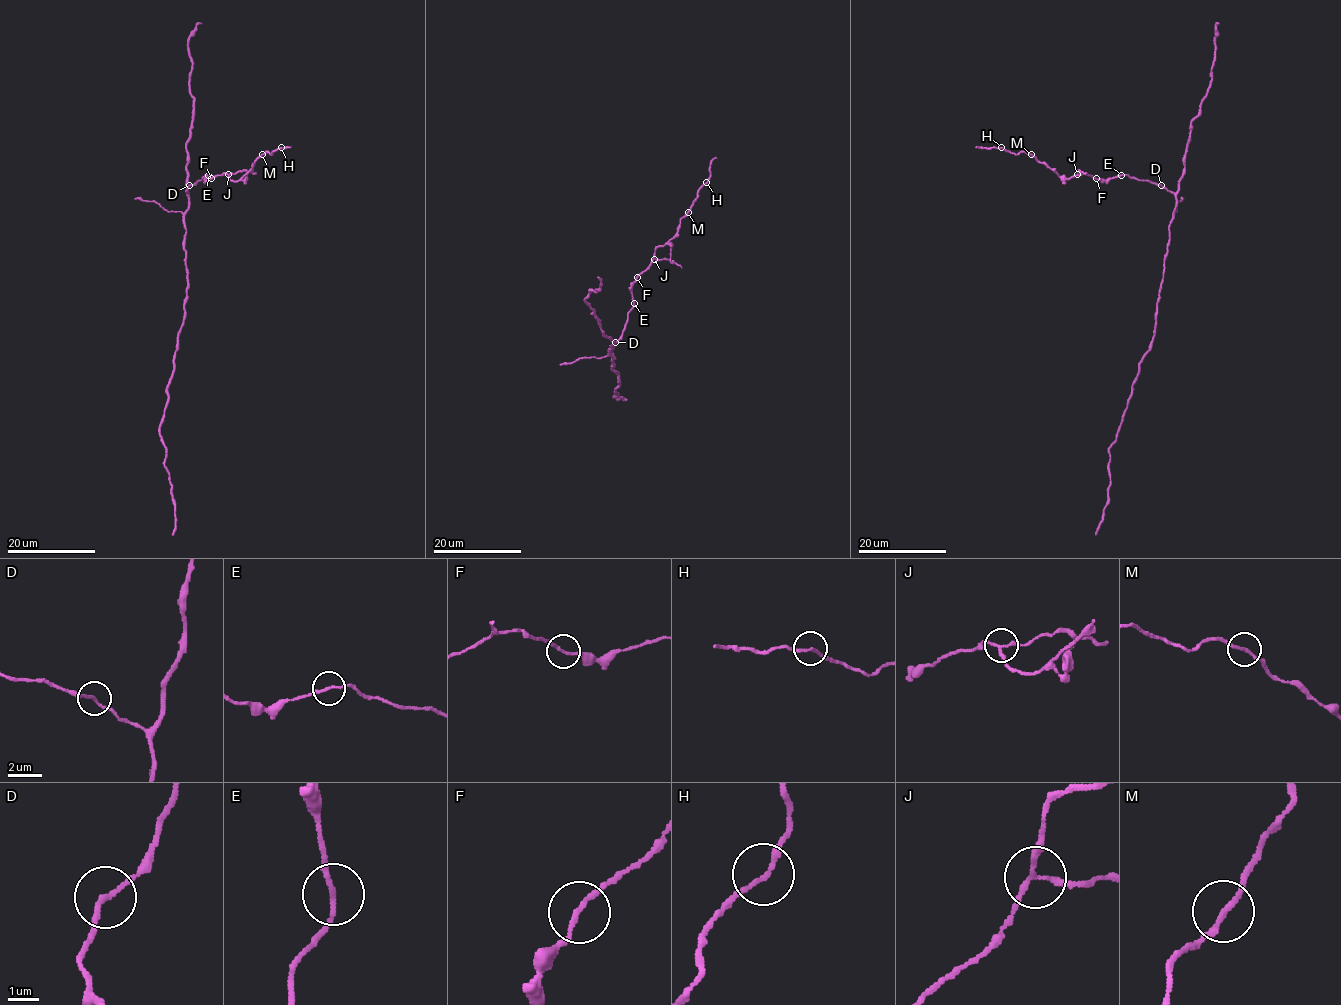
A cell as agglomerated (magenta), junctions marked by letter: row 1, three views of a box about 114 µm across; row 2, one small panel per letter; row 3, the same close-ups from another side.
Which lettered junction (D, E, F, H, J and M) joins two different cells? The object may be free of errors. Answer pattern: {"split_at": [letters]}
{"split_at": ["J"]}

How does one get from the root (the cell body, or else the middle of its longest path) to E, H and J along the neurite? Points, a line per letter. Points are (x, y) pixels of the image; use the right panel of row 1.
E: (1167, 248), (1176, 196), (1157, 184), (1121, 175)
H: (1167, 248), (1176, 207), (1173, 193), (1125, 174), (1097, 179), (1081, 173), (1065, 181), (1031, 154), (1001, 147)
J: (1167, 248), (1168, 228), (1176, 207), (1173, 193), (1157, 184), (1125, 174), (1107, 179), (1077, 174)

